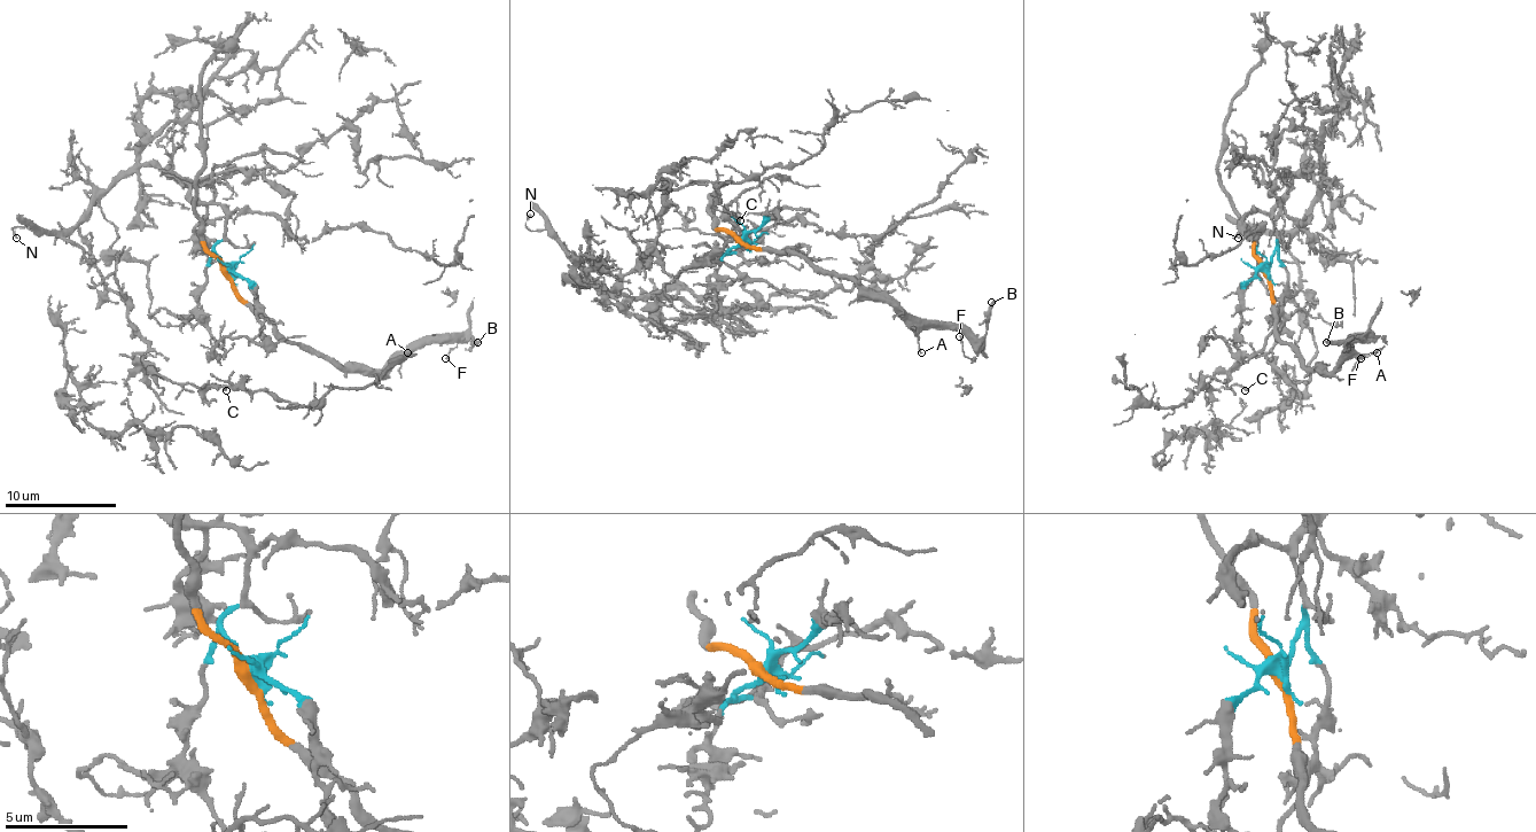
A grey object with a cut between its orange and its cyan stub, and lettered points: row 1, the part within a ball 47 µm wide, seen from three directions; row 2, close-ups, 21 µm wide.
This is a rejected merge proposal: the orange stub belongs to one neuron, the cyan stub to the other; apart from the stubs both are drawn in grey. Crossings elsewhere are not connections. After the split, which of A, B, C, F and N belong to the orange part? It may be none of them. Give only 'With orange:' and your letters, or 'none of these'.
With orange: A, B, F

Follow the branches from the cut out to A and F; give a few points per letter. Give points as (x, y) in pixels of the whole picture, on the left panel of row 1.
A: (226, 271), (232, 287), (282, 335), (310, 351), (333, 357), (344, 368), (380, 371), (395, 357), (408, 351)
F: (226, 271), (232, 287), (282, 335), (344, 368), (389, 371), (403, 357), (461, 337), (445, 357)

